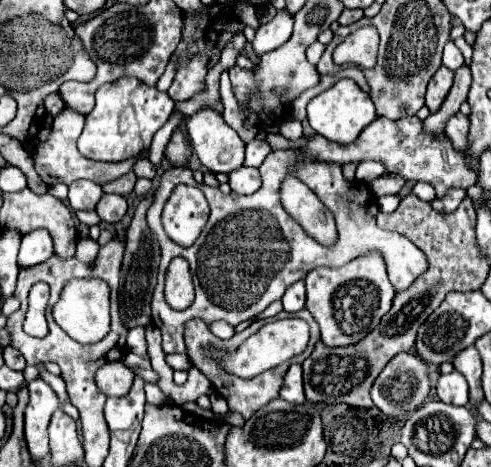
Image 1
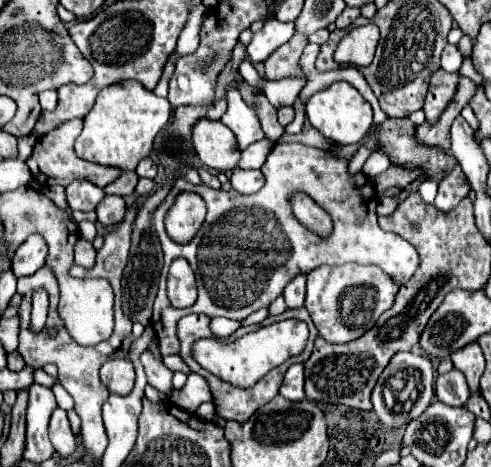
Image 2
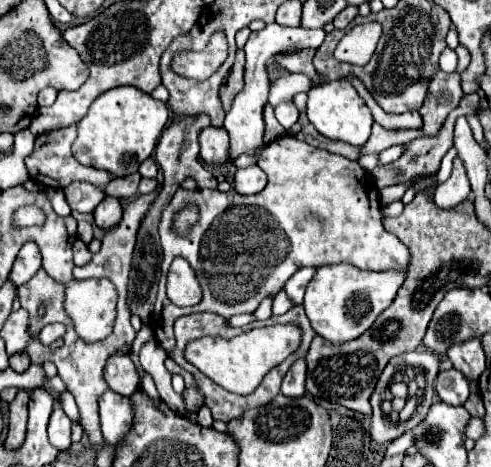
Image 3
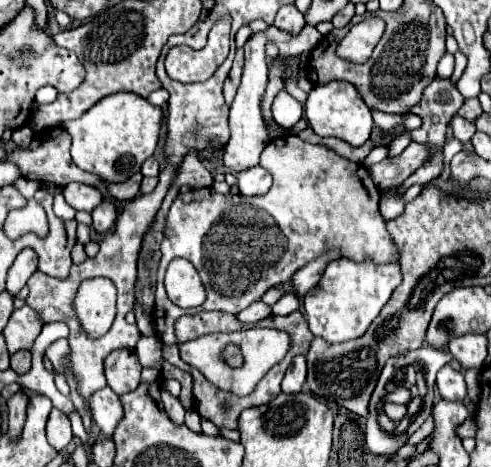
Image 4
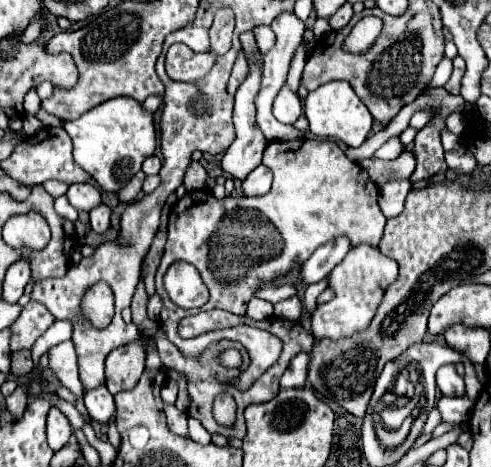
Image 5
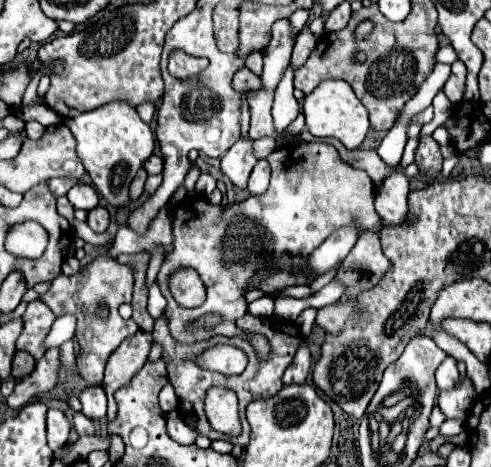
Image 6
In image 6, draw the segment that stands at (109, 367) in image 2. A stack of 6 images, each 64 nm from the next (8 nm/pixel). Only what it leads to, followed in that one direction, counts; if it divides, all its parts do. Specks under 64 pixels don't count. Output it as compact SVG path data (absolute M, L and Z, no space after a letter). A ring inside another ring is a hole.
M138 330L134 336L124 340L120 348L110 356L104 372L104 382L102 382L102 388L106 390L108 398L108 421L114 420L117 413L114 392L120 386L128 384L132 376L140 370L140 364L144 364L148 358L150 346L152 346L152 336L148 332Z

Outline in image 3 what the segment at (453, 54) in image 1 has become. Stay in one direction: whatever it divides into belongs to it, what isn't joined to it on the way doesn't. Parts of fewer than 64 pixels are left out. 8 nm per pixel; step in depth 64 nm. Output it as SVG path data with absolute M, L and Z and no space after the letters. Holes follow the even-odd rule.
M446 48L444 52L442 52L442 56L440 56L440 70L446 73L454 73L456 70L456 54L454 54L454 50L450 50L450 48Z

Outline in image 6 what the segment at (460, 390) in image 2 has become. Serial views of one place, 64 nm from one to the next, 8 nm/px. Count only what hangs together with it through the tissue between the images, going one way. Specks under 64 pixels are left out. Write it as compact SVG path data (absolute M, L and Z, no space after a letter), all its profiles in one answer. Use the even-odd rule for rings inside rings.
M446 356L444 362L436 368L436 384L440 390L450 390L458 384L460 374L456 368L456 360L452 356Z

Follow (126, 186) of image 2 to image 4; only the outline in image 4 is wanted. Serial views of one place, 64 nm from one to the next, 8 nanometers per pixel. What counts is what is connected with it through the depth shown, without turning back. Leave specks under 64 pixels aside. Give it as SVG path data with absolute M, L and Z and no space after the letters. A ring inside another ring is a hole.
M138 172L122 184L108 184L108 190L116 200L134 200L140 194L140 182L142 182L142 174Z

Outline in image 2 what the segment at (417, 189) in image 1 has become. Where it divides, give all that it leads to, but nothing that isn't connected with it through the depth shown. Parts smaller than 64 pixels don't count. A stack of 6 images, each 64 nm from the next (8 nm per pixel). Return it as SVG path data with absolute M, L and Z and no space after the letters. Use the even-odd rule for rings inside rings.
M439 173L436 178L428 179L420 184L420 196L424 202L434 202L434 199L437 195L438 185L440 180L444 178L443 173Z

